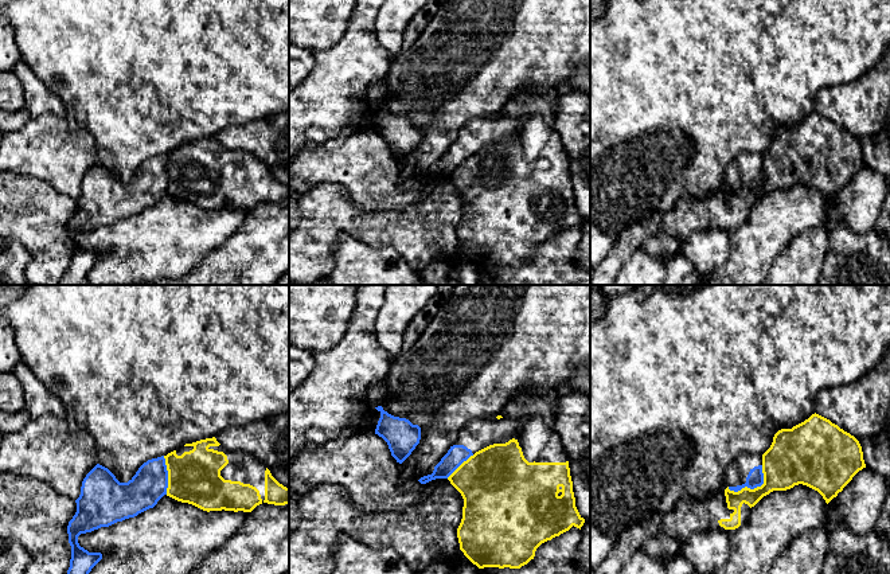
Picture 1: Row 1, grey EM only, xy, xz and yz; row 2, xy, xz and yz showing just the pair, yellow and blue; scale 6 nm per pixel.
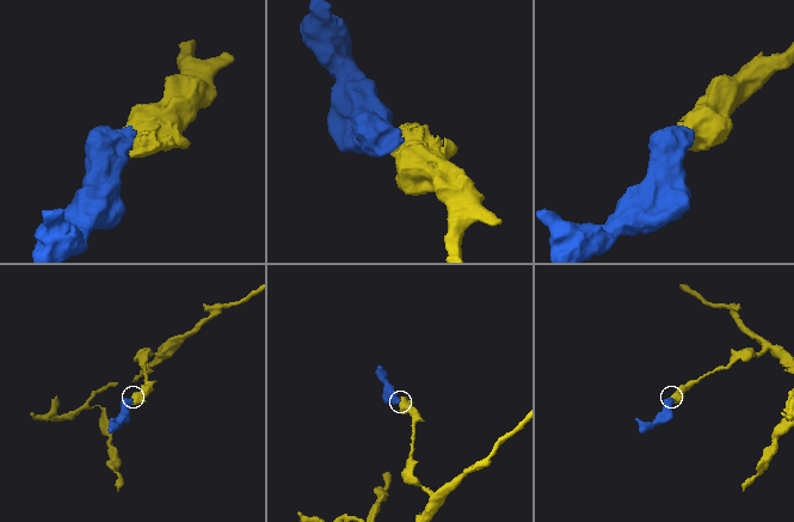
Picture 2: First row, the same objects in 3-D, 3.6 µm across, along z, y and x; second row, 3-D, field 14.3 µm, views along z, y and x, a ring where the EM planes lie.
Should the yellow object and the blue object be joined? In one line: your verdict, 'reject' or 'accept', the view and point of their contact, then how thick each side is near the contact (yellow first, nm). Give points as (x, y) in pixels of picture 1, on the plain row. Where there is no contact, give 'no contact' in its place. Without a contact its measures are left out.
reject; meets yellow in yz at (754, 187); 280 nm thick on the yellow side, 100 nm on the other

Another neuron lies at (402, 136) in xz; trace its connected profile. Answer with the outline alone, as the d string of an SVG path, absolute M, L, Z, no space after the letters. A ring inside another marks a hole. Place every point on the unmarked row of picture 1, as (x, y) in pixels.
M382 105L375 108L380 112L375 133L387 141L391 155L402 163L419 142L421 126L406 117L389 113Z

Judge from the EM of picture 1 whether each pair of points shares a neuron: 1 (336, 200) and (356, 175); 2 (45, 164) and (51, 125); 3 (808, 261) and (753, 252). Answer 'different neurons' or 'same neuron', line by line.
1: different neurons
2: same neuron
3: different neurons

